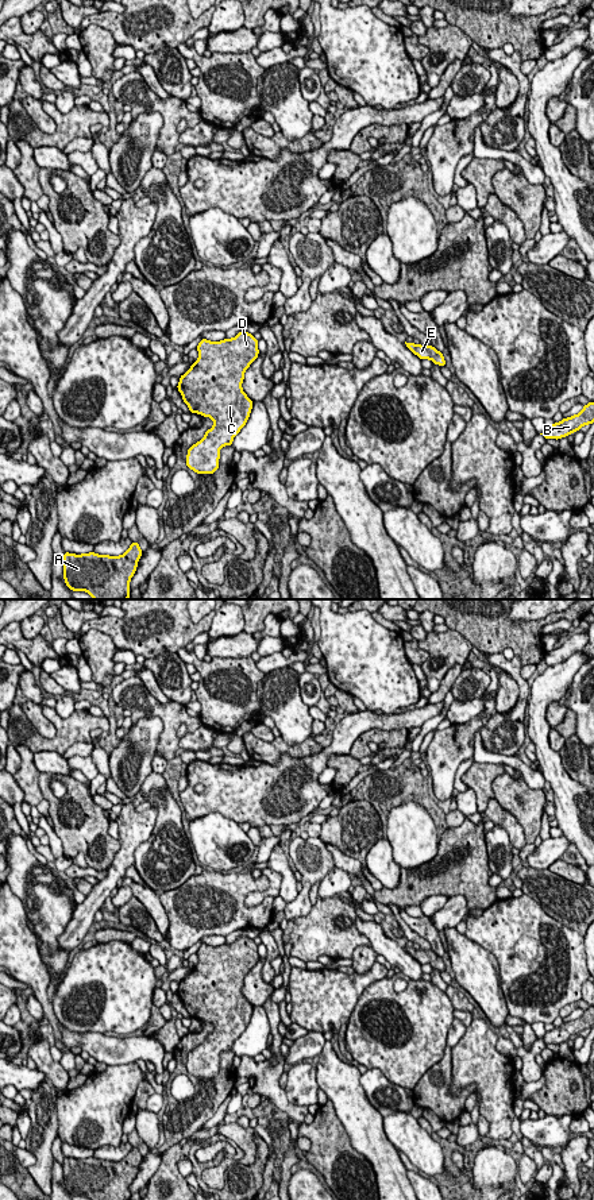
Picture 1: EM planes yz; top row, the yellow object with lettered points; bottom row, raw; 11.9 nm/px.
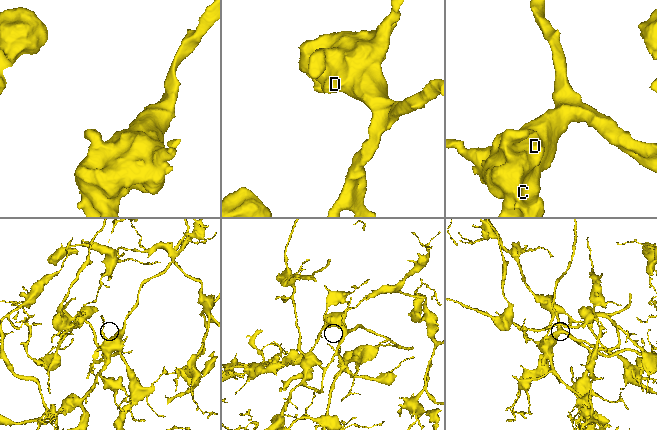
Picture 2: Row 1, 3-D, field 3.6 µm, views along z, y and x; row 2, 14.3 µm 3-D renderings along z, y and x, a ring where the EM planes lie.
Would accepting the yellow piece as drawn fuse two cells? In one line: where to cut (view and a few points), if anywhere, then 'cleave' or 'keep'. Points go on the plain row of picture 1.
cut none; keep

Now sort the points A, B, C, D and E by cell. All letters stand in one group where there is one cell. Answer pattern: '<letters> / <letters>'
A B C D E

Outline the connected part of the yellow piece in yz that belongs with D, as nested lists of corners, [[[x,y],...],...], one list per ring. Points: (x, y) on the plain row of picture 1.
[[[239,937],[232,944],[211,946],[201,944],[197,950],[198,964],[180,981],[178,996],[190,1018],[213,1025],[205,1041],[188,1054],[186,1070],[197,1079],[213,1079],[219,1073],[220,1053],[232,1050],[234,1042],[246,1030],[252,1006],[242,993],[244,976],[258,962],[258,945],[248,937]]]

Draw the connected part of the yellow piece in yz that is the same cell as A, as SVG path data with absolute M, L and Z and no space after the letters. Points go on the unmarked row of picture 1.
M134 1146L120 1161L63 1158L63 1184L73 1196L89 1200L130 1200L130 1185L143 1155Z

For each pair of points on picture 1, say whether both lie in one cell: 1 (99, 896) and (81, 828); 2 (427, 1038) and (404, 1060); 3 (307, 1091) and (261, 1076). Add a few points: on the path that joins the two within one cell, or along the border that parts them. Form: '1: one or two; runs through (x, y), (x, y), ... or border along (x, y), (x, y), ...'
1: two; border along (118, 840), (119, 849), (107, 868)
2: one; runs through (421, 1042), (409, 1054)
3: two; border along (284, 1089), (292, 1103), (307, 1107)

